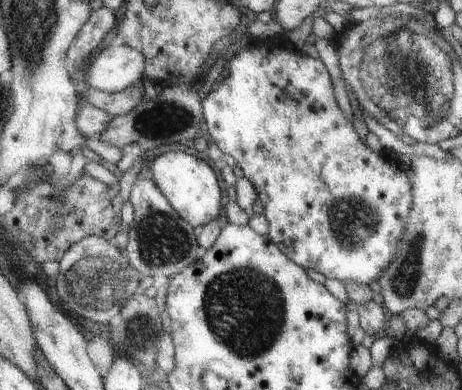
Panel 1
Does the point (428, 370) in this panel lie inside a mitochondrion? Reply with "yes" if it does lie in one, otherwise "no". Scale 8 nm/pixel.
no

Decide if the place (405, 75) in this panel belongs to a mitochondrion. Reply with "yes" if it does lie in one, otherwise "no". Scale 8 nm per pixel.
yes

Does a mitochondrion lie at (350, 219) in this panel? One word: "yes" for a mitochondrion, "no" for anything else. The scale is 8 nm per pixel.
yes

